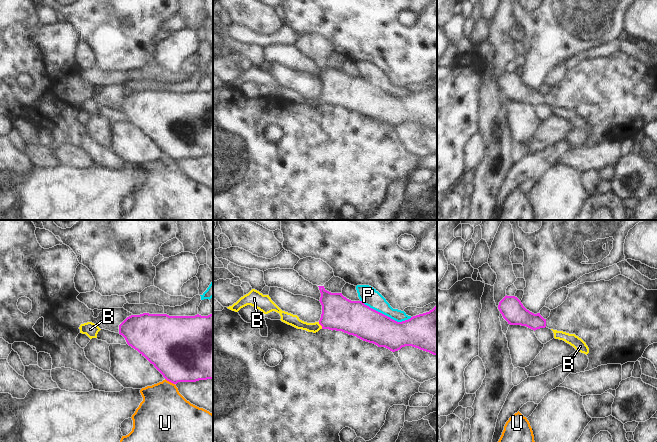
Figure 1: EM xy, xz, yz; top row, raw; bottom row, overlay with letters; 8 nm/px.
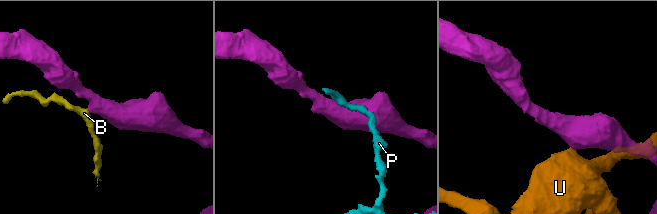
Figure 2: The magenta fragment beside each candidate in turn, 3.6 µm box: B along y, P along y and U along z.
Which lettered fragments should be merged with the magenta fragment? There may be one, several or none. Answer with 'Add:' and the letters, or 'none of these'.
Add: B

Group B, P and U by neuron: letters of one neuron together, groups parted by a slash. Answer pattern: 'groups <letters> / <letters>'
groups B / P / U

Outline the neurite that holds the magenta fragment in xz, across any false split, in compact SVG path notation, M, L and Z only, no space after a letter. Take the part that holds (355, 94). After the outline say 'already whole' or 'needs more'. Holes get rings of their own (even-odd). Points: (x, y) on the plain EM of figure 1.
M324 62L318 63L322 90L315 99L304 98L297 91L282 87L269 71L255 65L227 84L238 88L251 81L264 90L275 87L280 90L282 98L308 108L316 109L320 105L342 107L392 128L412 122L437 131L437 81L429 88L397 98L362 77L351 77L342 69L331 69Z; needs more

